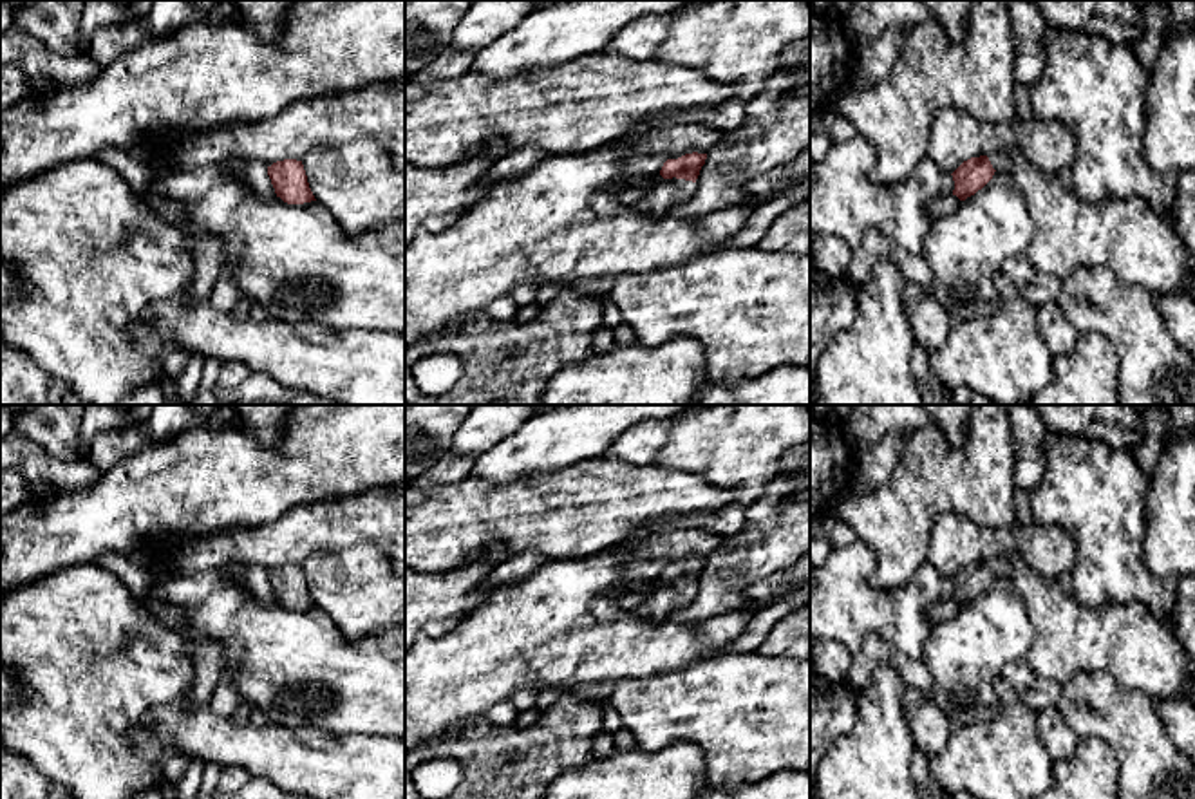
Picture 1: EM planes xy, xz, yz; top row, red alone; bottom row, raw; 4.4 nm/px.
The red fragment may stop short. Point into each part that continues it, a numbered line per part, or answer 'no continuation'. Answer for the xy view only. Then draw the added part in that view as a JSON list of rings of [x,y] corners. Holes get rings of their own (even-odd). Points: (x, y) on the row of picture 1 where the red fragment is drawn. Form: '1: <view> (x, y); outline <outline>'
no continuation

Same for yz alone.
1: yz (1000, 161); outline [[[996,146],[987,154],[987,157],[996,172],[1011,174],[1012,164],[1003,148]]]

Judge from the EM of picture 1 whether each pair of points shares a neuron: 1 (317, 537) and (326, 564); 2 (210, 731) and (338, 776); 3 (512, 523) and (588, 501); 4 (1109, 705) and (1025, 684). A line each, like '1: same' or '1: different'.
1: different
2: same
3: same
4: different

